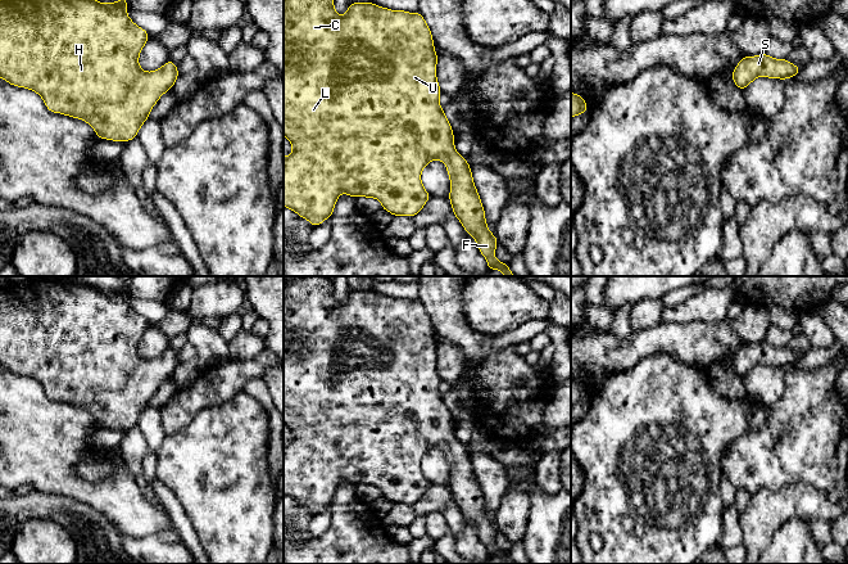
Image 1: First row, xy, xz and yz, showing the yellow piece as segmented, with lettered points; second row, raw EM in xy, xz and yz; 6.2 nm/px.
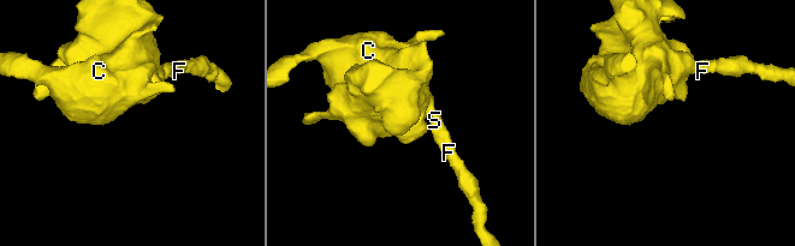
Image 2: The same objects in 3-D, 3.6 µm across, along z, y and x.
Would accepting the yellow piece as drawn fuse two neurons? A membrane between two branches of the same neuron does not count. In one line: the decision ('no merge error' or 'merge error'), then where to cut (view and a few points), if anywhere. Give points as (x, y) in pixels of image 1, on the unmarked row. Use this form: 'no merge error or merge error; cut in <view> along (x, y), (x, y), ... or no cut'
no merge error; no cut

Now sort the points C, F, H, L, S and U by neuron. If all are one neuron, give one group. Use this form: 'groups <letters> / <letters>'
groups C F H L S U

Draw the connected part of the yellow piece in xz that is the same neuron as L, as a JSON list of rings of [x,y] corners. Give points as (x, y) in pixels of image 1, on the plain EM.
[[[299,276],[290,283],[284,283],[284,424],[293,433],[293,441],[284,445],[284,493],[308,507],[313,515],[332,504],[334,495],[341,480],[353,486],[376,486],[381,489],[382,497],[391,502],[413,505],[421,500],[426,489],[431,486],[421,470],[421,460],[432,447],[440,447],[445,451],[446,460],[450,465],[449,488],[453,501],[461,509],[464,518],[476,528],[480,541],[488,549],[489,558],[500,558],[504,564],[516,564],[509,559],[508,551],[499,550],[494,545],[495,536],[499,531],[496,524],[486,514],[485,498],[476,478],[470,452],[454,436],[452,414],[439,391],[441,378],[436,366],[436,351],[437,342],[434,337],[434,326],[420,299],[390,298],[373,290],[350,290],[346,302],[341,304],[334,295],[332,278]]]

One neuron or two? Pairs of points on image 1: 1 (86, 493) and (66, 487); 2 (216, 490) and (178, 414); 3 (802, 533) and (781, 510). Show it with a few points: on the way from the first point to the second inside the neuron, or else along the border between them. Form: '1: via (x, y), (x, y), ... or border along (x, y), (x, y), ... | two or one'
1: via (81, 490), (71, 487) | one
2: border along (207, 406), (180, 431), (167, 436) | two
3: border along (811, 522), (788, 519), (775, 531), (770, 541) | two

